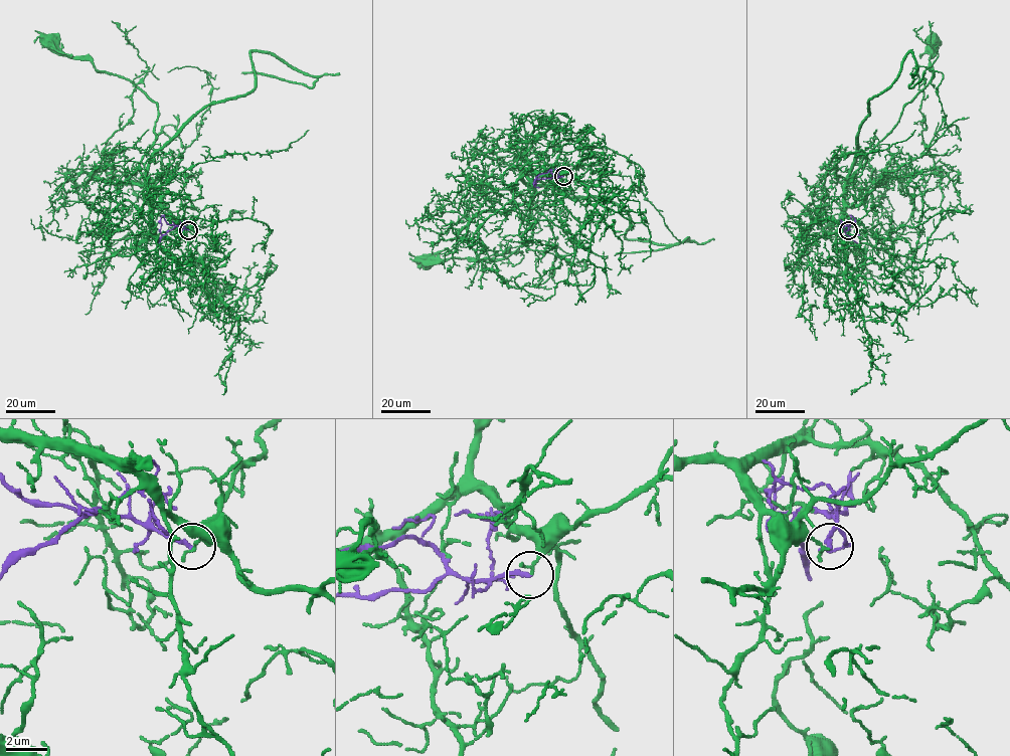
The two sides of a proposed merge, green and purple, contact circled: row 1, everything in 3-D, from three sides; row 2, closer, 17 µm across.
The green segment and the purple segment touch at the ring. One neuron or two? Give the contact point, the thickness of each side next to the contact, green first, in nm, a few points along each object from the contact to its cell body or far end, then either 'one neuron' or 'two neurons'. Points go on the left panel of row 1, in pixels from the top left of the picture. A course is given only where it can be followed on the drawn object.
(188, 230) | 100/220 nm | green via (188, 230), (149, 208), (139, 167), (155, 139), (158, 106), (128, 79), (49, 43) | purple via (188, 230), (168, 224), (161, 216), (160, 232), (164, 235) | two neurons

